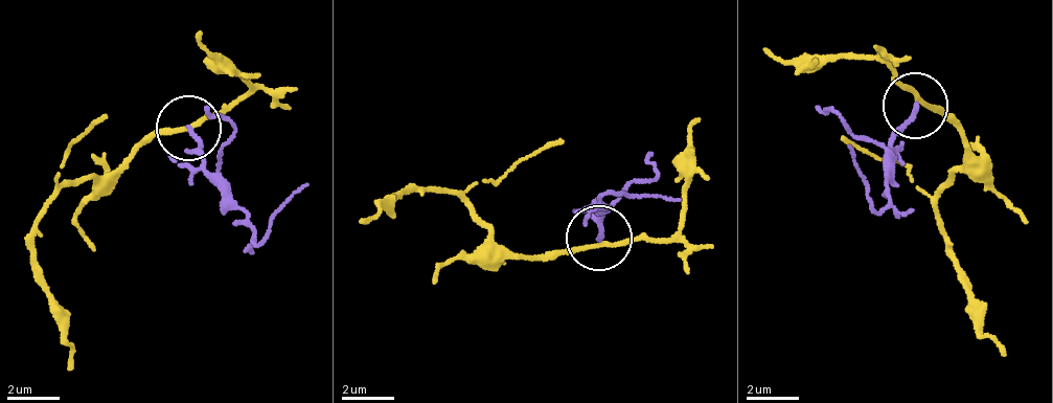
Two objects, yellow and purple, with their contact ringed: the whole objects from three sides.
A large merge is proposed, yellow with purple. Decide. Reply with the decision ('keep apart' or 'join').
keep apart

